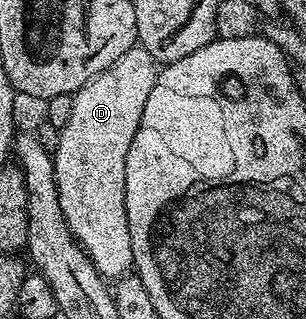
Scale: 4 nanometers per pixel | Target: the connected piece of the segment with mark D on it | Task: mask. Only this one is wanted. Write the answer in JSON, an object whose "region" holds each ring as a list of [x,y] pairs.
{"region":[[[131,46],[121,60],[75,91],[73,116],[69,116],[69,124],[59,131],[59,147],[53,151],[57,196],[61,200],[61,212],[65,212],[65,224],[89,260],[93,260],[99,275],[108,280],[122,278],[132,269],[135,260],[125,212],[125,156],[129,156],[129,144],[133,144],[133,136],[141,124],[145,100],[149,100],[149,92],[153,92],[156,73],[157,64],[144,46]]]}

